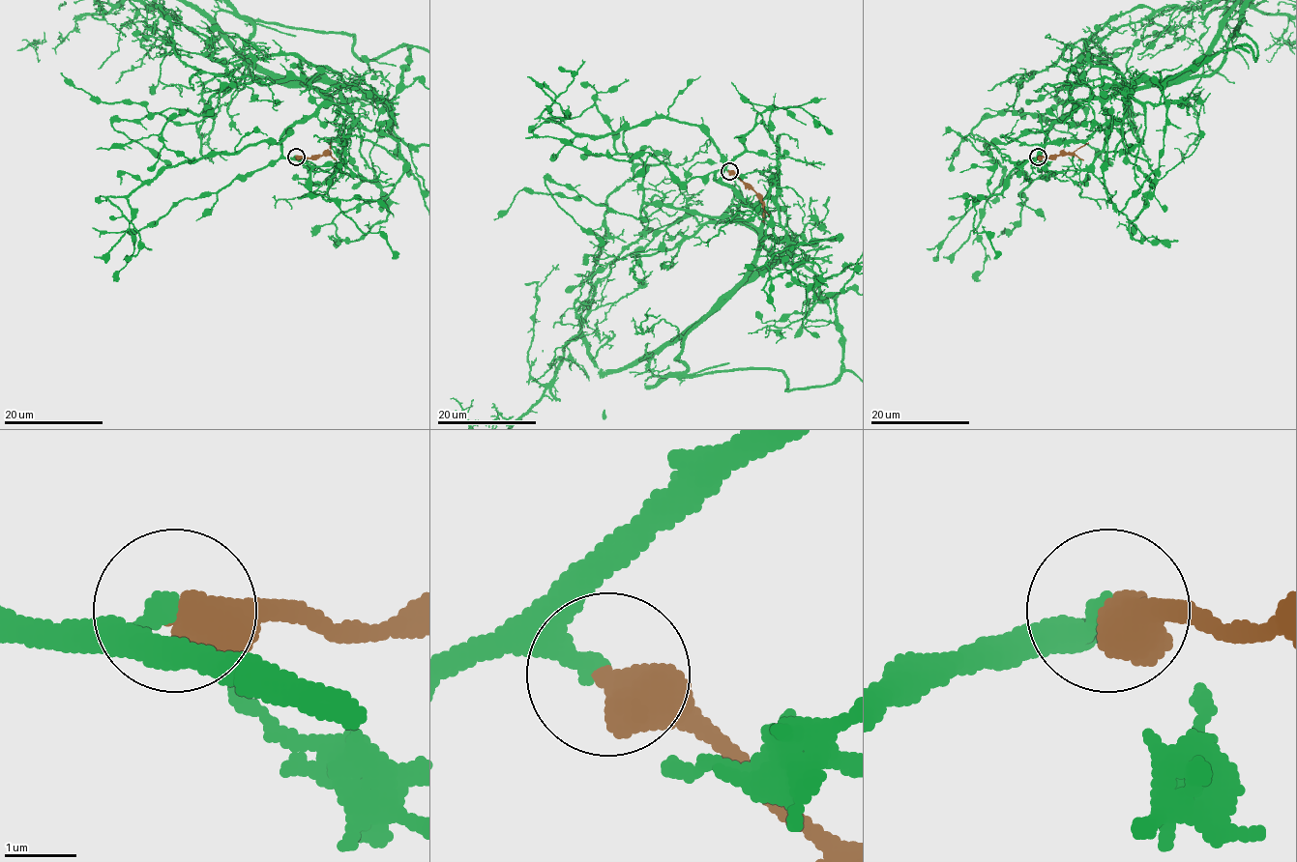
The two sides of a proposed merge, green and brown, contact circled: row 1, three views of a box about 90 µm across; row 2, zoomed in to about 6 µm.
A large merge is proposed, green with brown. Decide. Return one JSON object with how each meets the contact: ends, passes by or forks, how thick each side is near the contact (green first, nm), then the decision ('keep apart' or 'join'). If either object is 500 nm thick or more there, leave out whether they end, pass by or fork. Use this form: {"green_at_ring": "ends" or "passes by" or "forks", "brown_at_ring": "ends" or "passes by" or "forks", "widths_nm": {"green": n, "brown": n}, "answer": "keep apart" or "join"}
{"widths_nm": {"green": 280, "brown": 600}, "answer": "join"}

